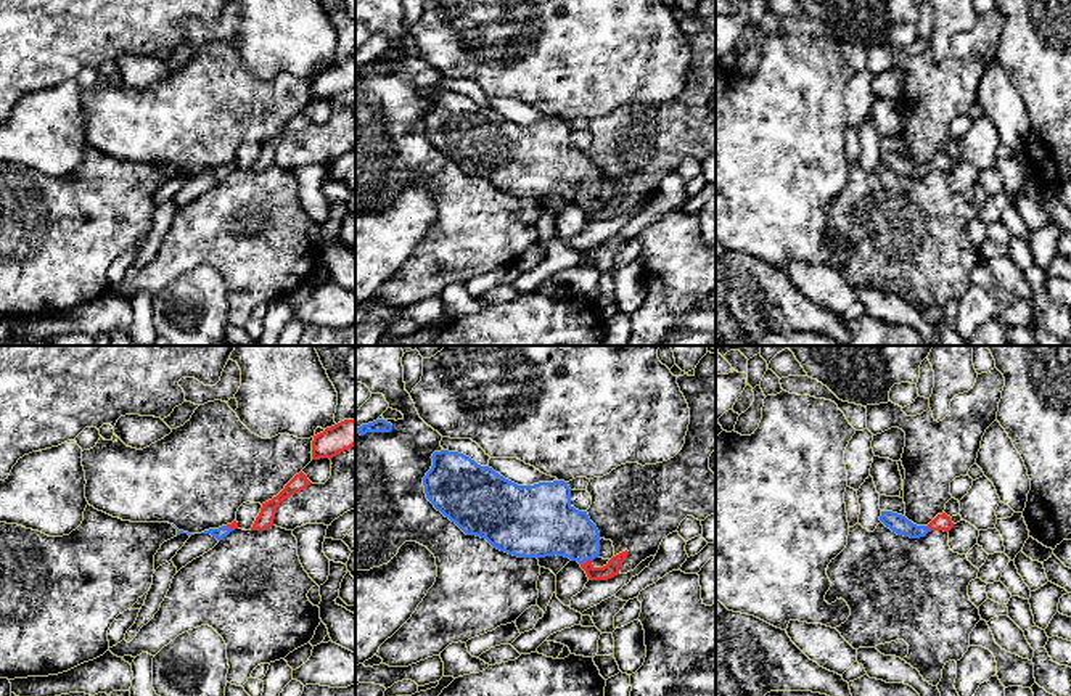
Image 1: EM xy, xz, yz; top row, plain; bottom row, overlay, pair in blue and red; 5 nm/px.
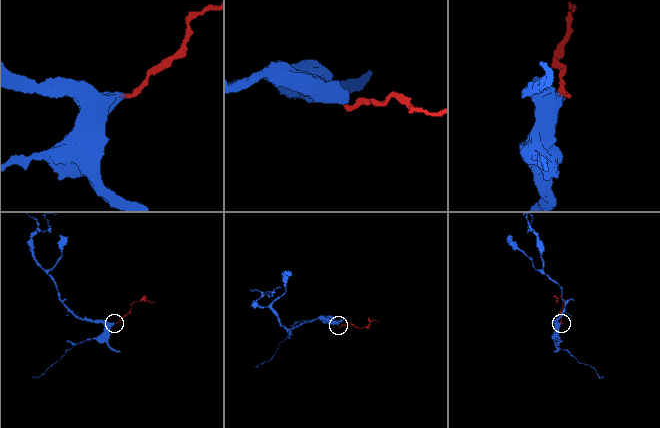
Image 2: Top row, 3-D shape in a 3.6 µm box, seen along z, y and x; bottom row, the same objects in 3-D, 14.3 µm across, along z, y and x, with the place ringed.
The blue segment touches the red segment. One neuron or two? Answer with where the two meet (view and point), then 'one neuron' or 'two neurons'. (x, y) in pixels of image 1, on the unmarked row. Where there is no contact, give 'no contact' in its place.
xz (586, 201) | one neuron

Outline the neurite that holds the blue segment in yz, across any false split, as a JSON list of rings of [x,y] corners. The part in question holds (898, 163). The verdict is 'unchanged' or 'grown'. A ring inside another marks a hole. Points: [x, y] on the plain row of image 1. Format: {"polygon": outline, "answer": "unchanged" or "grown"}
{"polygon": [[[881,151],[880,161],[897,175],[910,178],[925,177],[929,170],[949,172],[954,167],[950,156],[947,156],[946,153],[938,154],[928,166],[917,166],[905,156],[892,151]]], "answer": "grown"}

